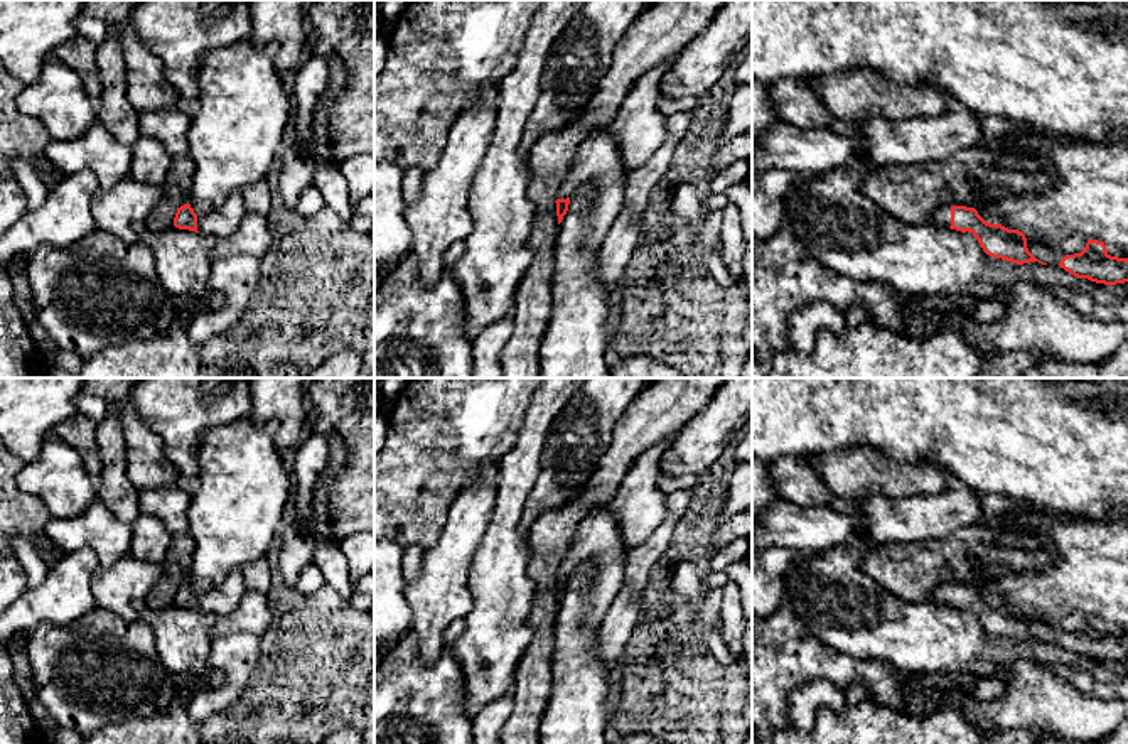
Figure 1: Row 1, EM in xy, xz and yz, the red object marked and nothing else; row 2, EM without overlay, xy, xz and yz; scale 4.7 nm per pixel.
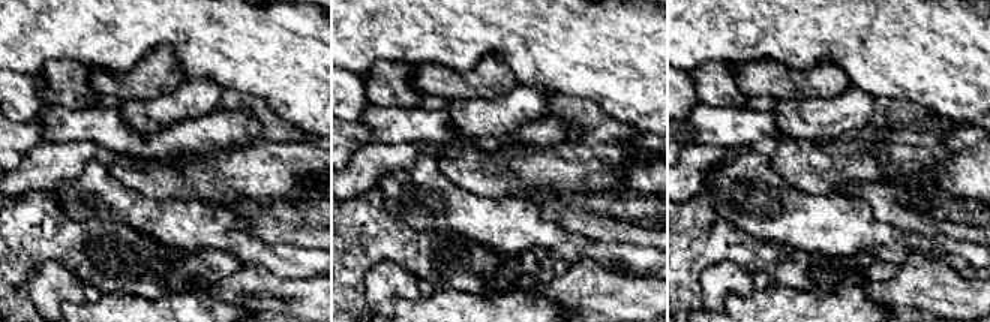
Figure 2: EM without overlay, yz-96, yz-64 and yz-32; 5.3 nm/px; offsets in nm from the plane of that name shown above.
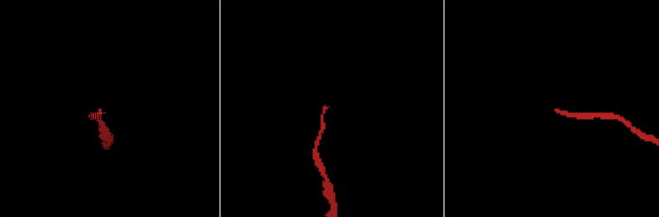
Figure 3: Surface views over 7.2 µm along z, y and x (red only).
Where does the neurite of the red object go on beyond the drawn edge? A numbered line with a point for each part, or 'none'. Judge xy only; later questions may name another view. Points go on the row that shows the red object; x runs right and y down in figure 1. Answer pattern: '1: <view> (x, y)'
1: xy (221, 221)

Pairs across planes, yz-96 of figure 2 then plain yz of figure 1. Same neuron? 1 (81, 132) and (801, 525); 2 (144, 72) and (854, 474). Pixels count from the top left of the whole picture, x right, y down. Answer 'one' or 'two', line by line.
1: one
2: one

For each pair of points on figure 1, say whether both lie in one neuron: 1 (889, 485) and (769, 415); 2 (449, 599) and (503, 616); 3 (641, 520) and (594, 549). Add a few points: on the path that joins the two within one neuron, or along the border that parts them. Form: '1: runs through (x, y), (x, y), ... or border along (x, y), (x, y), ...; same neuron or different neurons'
1: border along (870, 446), (847, 446), (808, 456); different neurons
2: border along (472, 567), (469, 574), (472, 608), (462, 618); different neurons
3: border along (607, 503), (617, 518), (626, 552); different neurons

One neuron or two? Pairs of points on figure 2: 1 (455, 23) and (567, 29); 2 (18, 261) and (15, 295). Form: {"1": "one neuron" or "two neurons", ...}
{"1": "one neuron", "2": "one neuron"}

